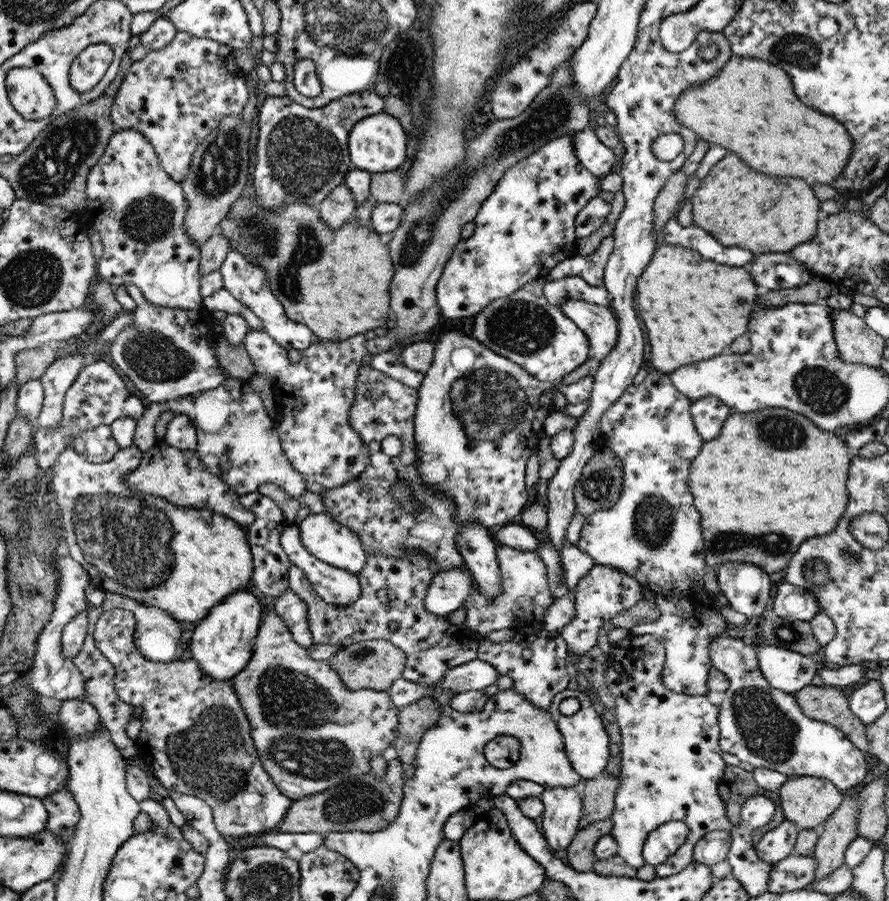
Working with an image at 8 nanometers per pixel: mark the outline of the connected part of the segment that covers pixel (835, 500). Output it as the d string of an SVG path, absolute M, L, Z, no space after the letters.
M766 408L766 410L758 410L752 412L731 412L720 430L720 436L705 442L700 452L691 460L690 472L687 477L687 483L692 490L694 496L694 506L696 510L702 514L702 532L704 539L705 559L708 566L719 566L723 562L748 562L755 564L765 570L768 574L778 572L787 567L789 560L794 556L796 548L804 542L812 538L812 536L822 536L824 533L832 532L832 528L836 528L838 519L848 506L848 490L846 490L846 478L848 478L848 466L850 460L854 456L848 448L846 442L842 442L836 434L828 434L822 432L820 428L816 428L810 420L806 420L804 416L797 412L785 410L783 408Z

